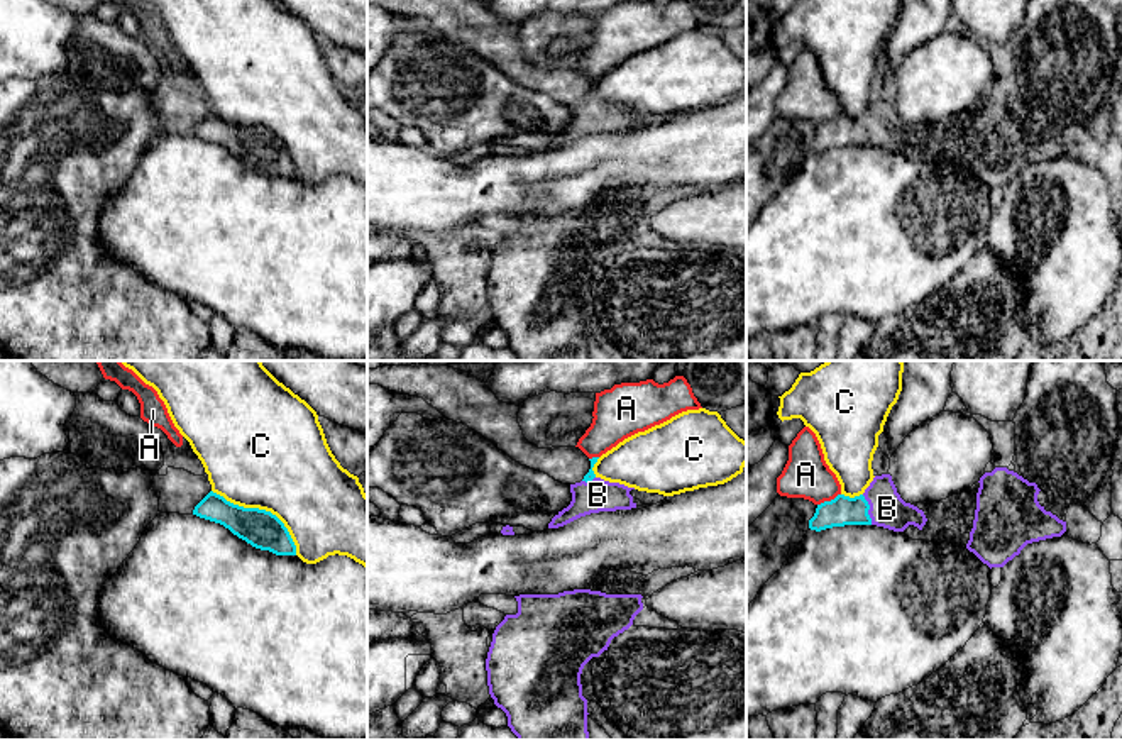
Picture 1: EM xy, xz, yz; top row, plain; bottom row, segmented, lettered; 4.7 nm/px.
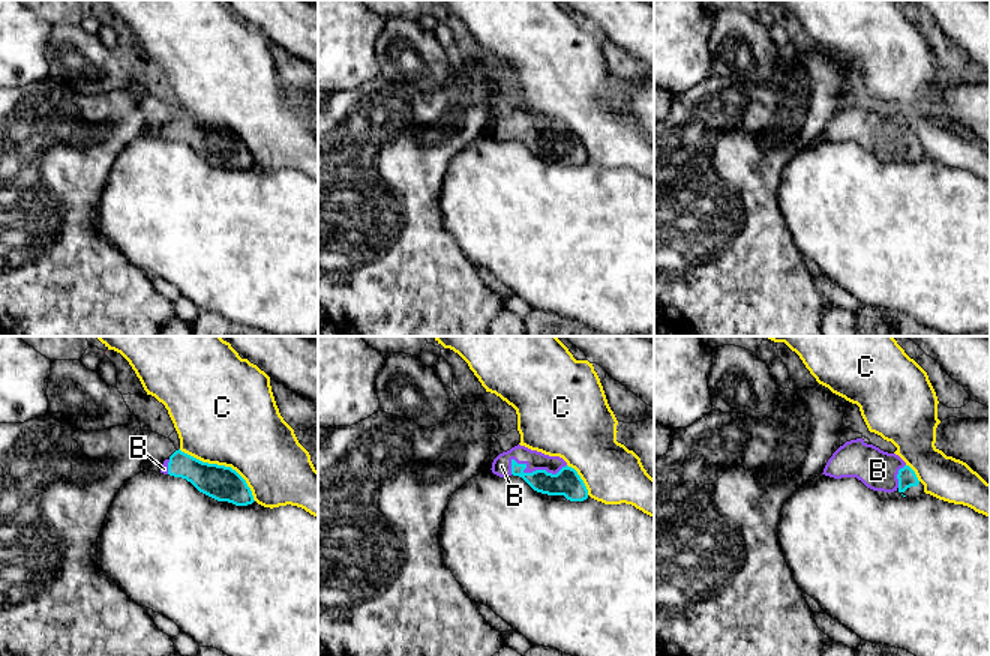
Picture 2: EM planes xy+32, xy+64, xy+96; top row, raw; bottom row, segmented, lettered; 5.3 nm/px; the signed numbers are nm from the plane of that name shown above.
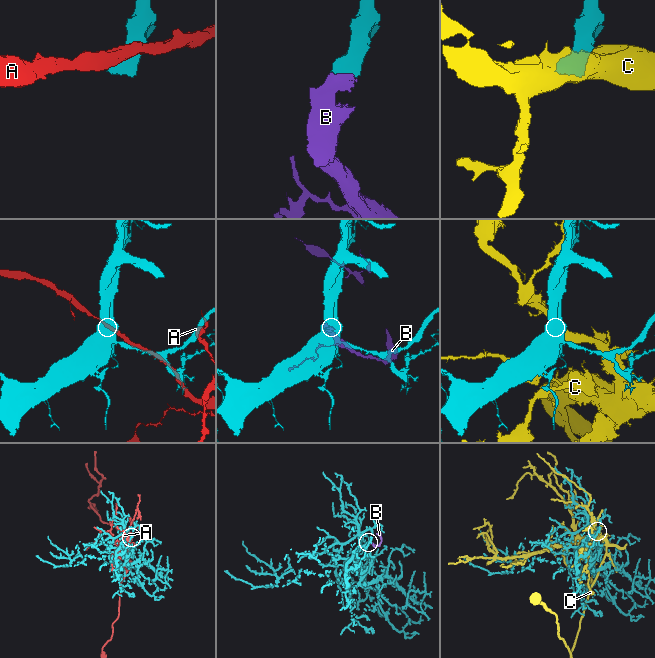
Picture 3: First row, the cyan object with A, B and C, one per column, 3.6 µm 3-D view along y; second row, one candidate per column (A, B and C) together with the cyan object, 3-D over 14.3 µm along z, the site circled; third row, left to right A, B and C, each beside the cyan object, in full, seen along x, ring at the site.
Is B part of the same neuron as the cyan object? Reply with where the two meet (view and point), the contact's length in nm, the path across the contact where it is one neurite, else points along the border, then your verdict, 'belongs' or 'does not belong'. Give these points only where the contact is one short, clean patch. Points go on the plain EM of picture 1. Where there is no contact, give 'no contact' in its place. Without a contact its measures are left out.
meets cyan in yz at (868, 129); contact 150 nm long; runs through yz (843, 131), (868, 129), (887, 129); belongs

